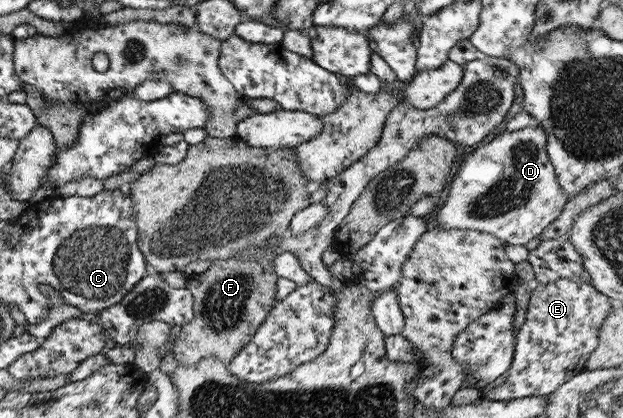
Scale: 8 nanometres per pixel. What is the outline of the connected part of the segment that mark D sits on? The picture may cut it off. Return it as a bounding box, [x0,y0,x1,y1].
[436,124,569,246]

